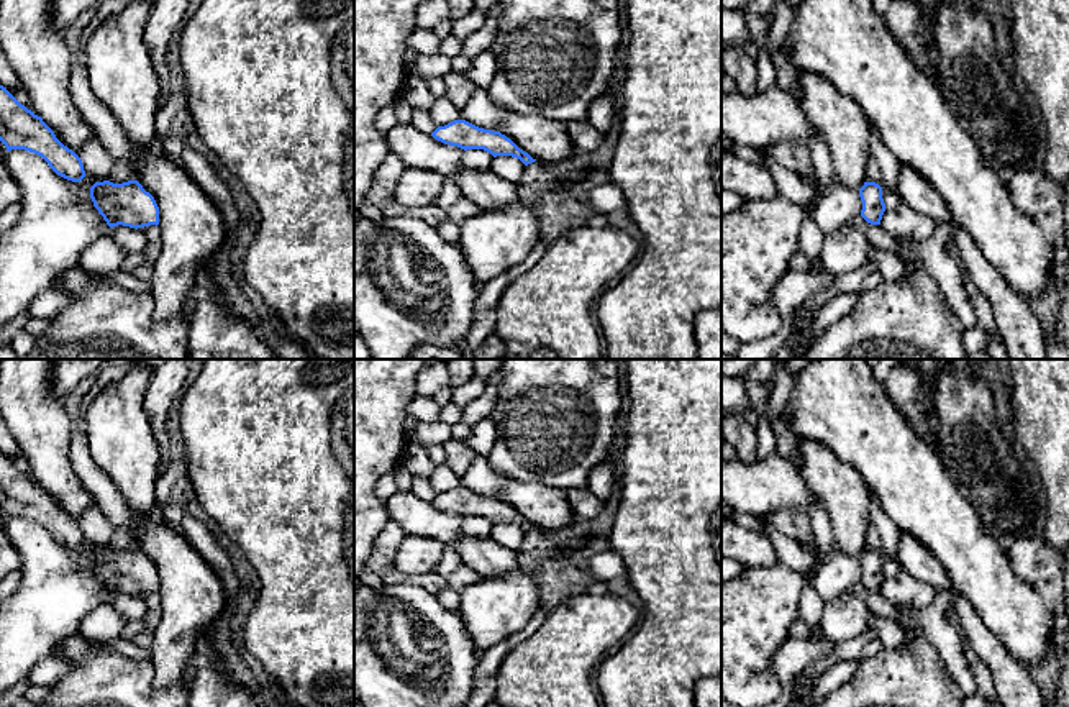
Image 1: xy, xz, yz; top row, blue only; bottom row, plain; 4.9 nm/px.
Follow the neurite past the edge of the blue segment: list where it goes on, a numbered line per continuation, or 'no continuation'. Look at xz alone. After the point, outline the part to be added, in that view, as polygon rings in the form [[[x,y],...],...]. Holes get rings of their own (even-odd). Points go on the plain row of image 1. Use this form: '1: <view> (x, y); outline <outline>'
no continuation

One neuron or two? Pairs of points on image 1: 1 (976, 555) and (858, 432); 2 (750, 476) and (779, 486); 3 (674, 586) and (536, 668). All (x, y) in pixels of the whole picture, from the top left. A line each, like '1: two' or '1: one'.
1: one
2: one
3: two

